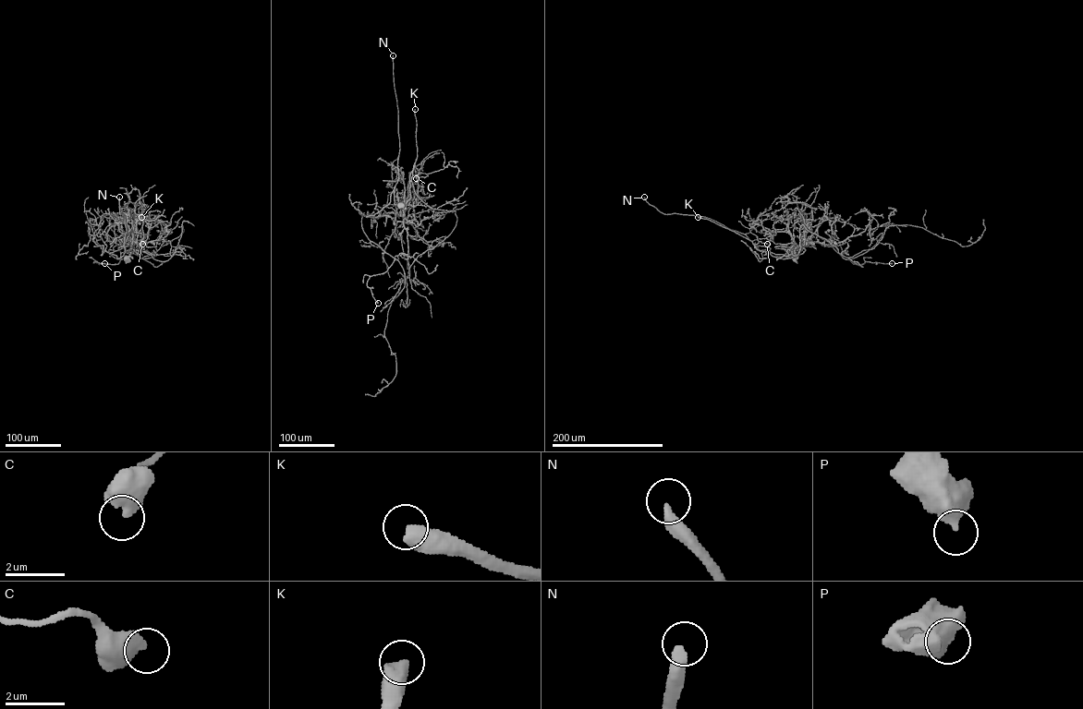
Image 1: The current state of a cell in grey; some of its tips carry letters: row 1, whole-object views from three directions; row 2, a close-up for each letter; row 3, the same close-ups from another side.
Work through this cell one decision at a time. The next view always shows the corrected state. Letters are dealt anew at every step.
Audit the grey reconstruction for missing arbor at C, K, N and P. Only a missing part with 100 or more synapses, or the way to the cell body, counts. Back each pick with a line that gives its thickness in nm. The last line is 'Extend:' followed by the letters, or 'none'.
N: 360 nm thick
Extend: N

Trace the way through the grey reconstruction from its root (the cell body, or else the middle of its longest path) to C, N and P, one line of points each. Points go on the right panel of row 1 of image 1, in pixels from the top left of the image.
C: (793, 258), (805, 250), (802, 245), (789, 232), (766, 231), (754, 221), (750, 232), (767, 244)
N: (793, 258), (805, 250), (802, 245), (793, 253), (773, 256), (744, 234), (704, 217), (664, 214), (644, 197)
P: (793, 258), (810, 240), (804, 240), (805, 232), (800, 249), (807, 227), (855, 264), (892, 263)

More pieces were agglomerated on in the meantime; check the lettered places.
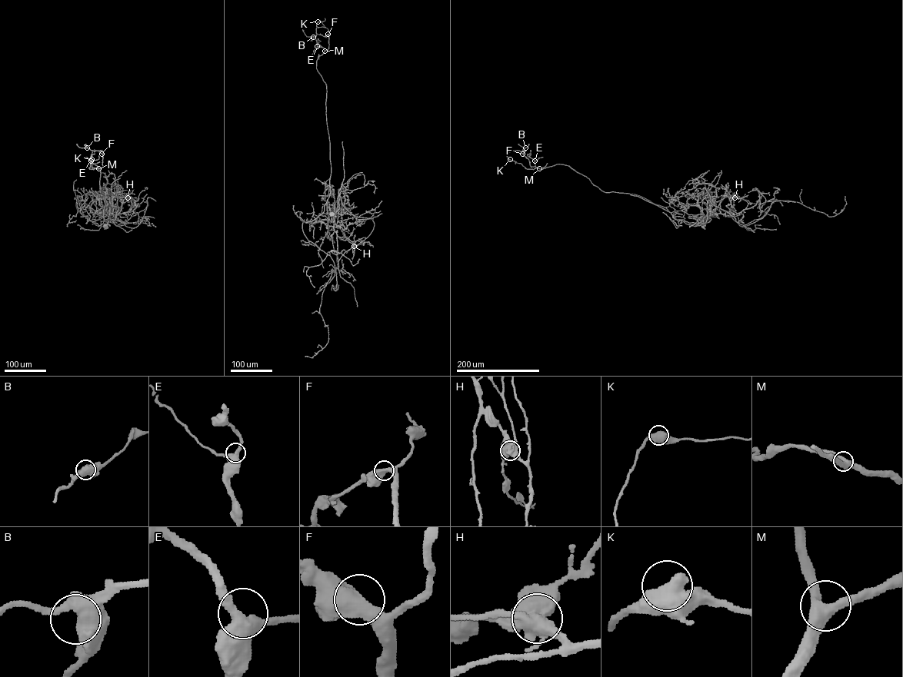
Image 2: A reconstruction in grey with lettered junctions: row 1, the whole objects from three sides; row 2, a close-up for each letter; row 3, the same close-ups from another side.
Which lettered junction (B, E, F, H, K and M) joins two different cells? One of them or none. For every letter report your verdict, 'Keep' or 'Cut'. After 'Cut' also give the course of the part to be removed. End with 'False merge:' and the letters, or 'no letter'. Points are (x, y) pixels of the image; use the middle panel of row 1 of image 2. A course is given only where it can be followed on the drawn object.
B: Keep
E: Keep
F: Keep
H: Cut. Course of the part to remove: (354, 246), (345, 236)
K: Keep
M: Keep
False merge: H

